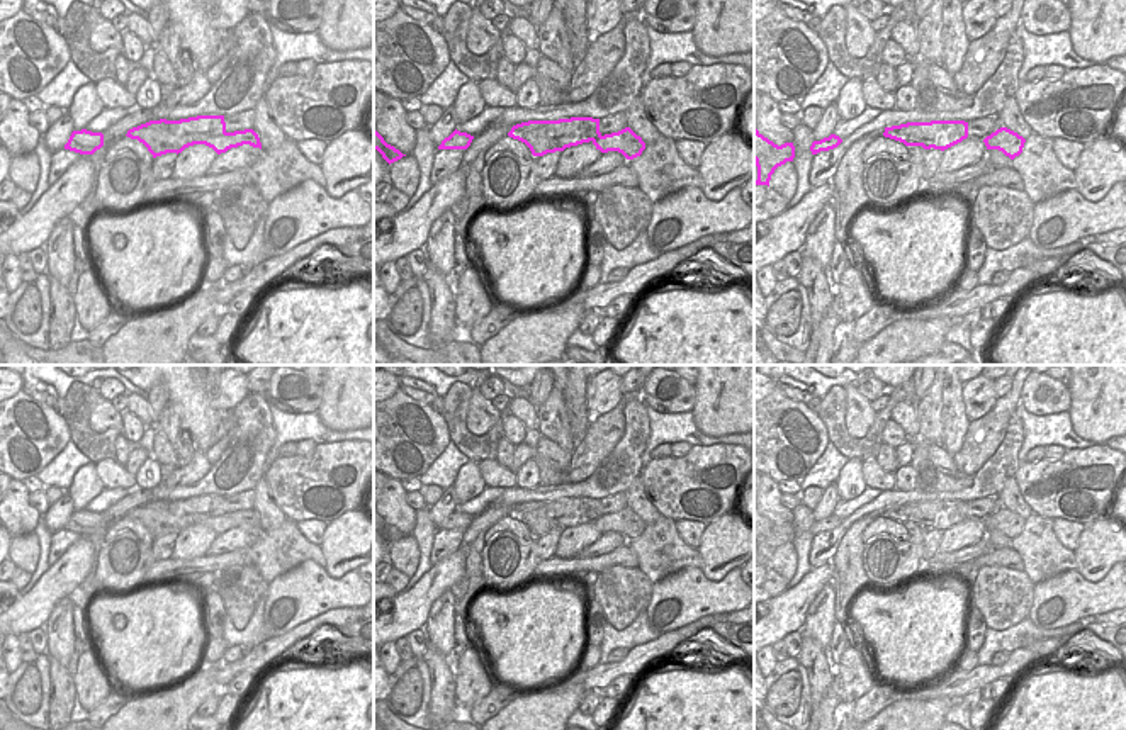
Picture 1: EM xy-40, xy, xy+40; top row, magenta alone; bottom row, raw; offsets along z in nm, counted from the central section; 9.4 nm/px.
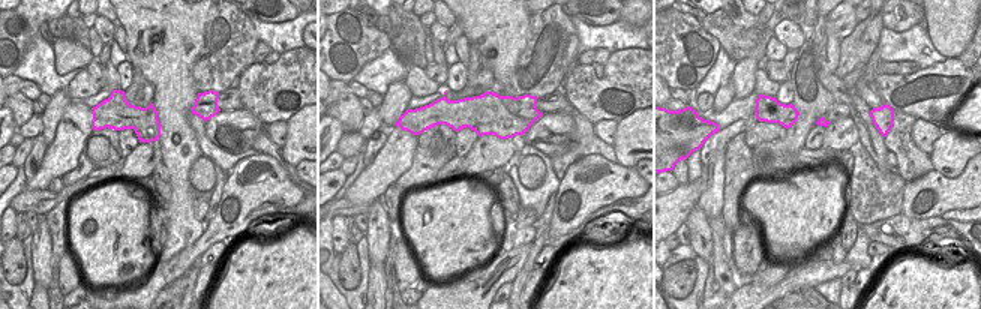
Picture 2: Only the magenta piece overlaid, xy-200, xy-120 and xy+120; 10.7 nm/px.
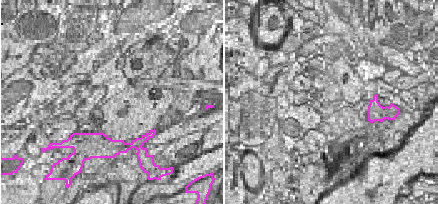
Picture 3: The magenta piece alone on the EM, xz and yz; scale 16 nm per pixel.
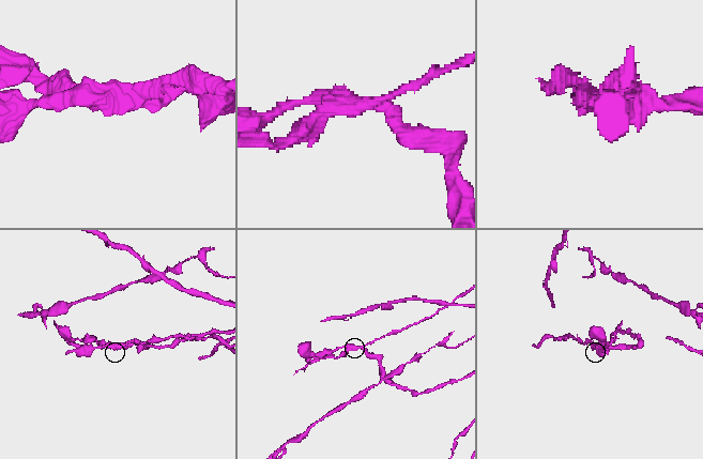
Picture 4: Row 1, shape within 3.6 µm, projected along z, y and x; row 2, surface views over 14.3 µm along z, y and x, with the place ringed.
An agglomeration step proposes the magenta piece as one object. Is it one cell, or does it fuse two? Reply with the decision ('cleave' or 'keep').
cleave

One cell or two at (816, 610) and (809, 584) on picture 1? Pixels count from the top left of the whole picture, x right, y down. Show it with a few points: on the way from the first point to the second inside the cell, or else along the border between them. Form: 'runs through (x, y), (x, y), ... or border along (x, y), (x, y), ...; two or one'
border along (831, 581), (809, 606), (805, 623), (799, 630); two

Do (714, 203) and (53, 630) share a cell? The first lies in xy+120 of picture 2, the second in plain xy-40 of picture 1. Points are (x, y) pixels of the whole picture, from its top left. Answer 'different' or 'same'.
same

